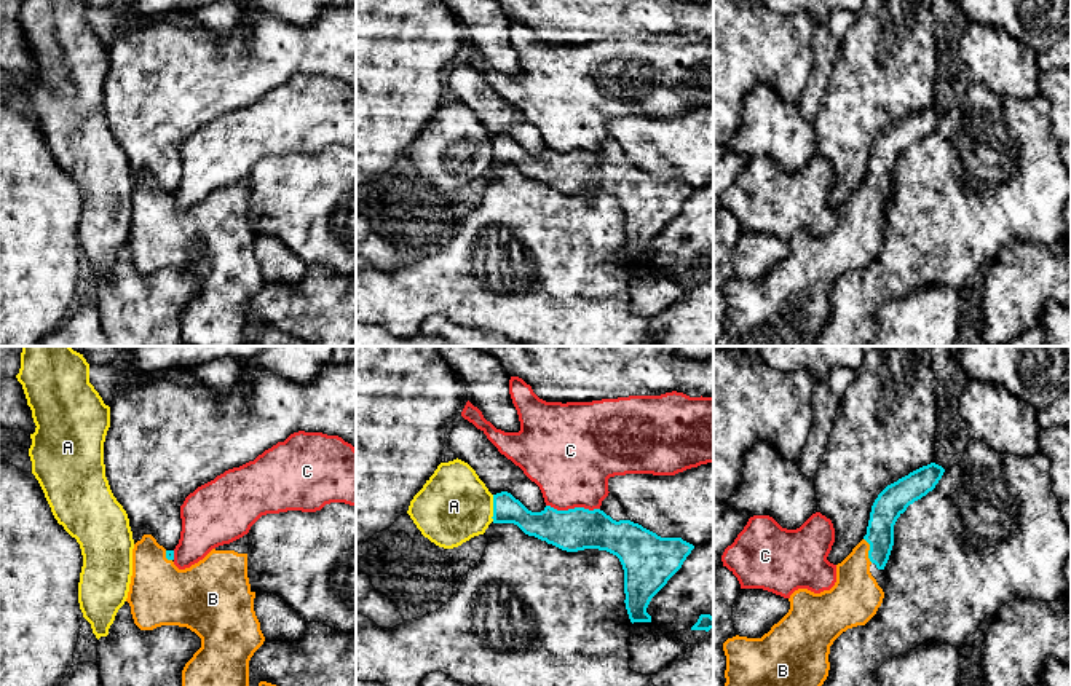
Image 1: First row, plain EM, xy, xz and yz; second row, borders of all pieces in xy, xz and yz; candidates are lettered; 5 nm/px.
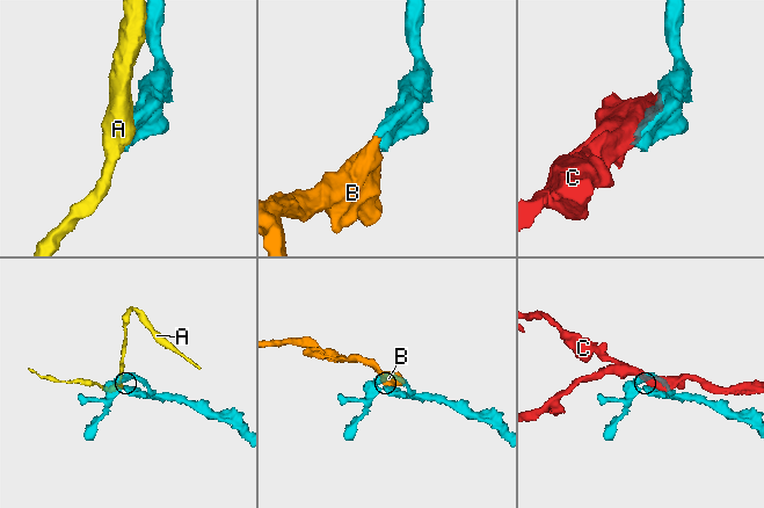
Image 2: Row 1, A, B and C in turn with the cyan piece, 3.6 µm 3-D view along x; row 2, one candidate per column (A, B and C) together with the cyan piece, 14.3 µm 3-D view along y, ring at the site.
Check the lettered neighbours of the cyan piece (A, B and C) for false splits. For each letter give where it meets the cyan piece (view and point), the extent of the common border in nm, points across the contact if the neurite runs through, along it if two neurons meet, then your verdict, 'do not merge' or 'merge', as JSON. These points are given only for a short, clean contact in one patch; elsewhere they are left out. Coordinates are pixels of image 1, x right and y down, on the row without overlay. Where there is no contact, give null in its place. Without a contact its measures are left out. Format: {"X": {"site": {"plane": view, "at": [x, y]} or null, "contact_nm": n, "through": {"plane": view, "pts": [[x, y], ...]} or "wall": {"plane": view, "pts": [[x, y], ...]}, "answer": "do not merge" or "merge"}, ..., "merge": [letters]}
{"A": {"site": {"plane": "xz", "at": [494, 150]}, "contact_nm": 140, "wall": {"plane": "xz", "pts": [[494, 137], [492, 163]]}, "answer": "do not merge"}, "B": {"site": {"plane": "yz", "at": [869, 193]}, "contact_nm": 130, "answer": "merge"}, "C": {"site": {"plane": "xz", "at": [573, 152]}, "contact_nm": 280, "answer": "do not merge"}, "merge": ["B"]}

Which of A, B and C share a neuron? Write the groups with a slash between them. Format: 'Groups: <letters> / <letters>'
Groups: A / B / C

